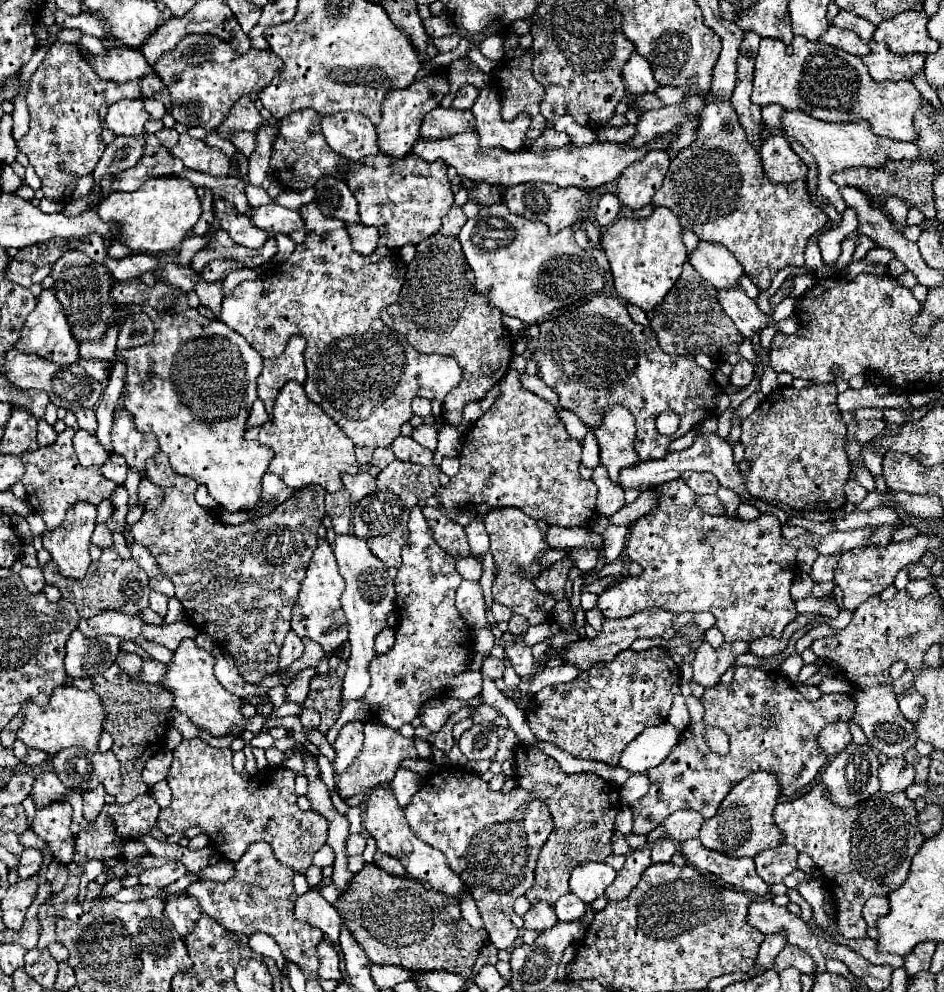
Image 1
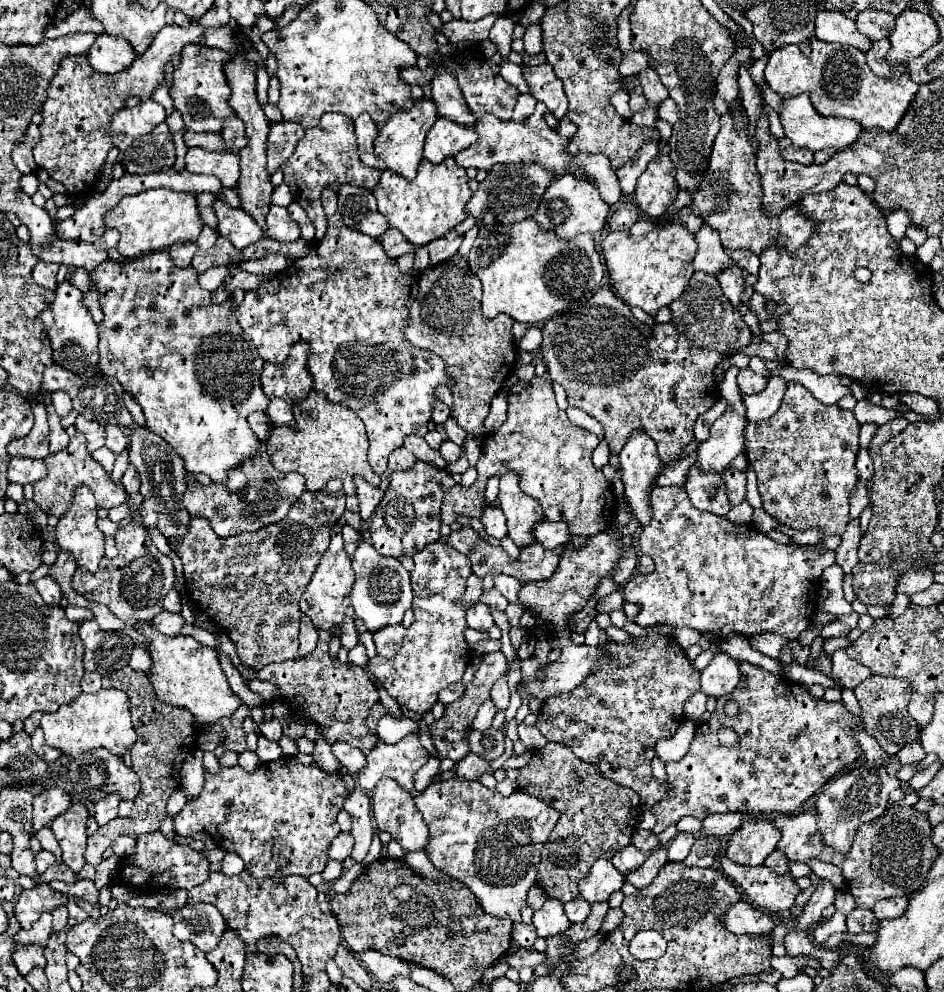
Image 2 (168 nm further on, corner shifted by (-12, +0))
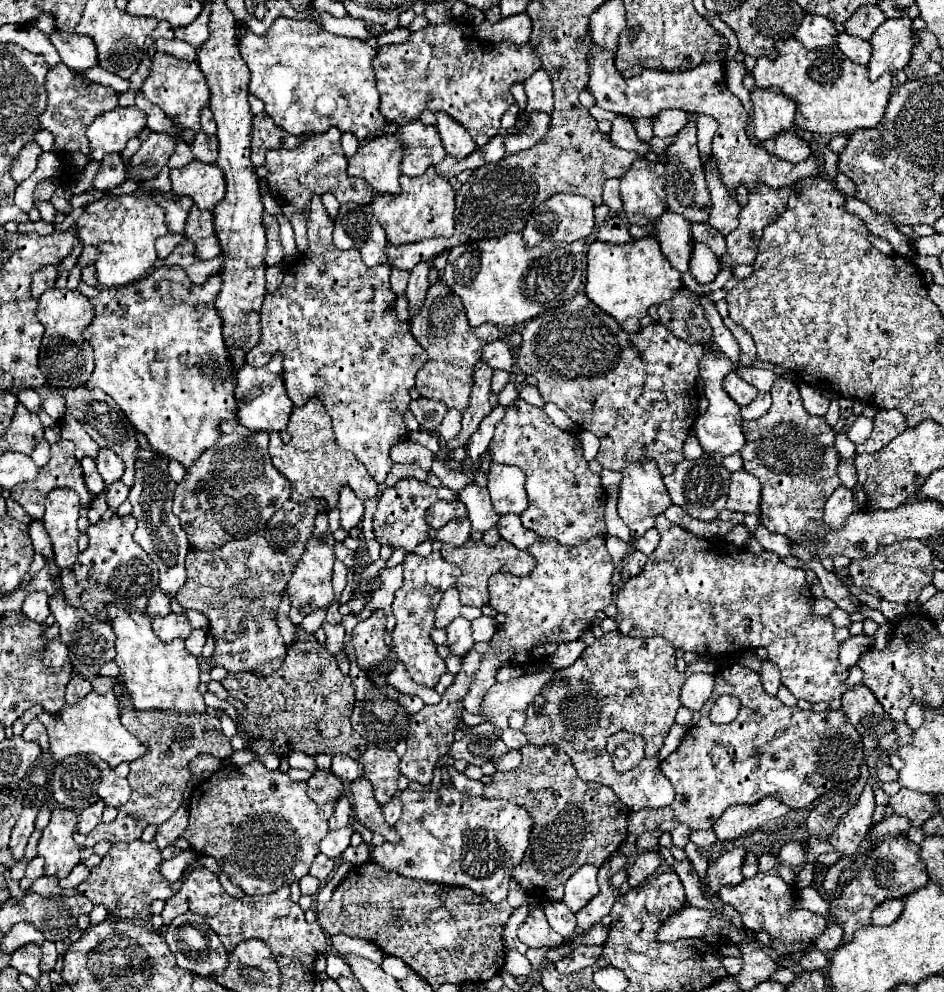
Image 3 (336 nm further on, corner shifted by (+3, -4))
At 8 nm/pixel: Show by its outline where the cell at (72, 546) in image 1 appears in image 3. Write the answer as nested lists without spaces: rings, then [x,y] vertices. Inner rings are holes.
[[[70,488],[52,490],[46,496],[46,514],[42,518],[48,536],[54,544],[54,562],[62,568],[72,568],[78,556],[78,536],[80,530],[76,526],[80,500],[76,492]]]

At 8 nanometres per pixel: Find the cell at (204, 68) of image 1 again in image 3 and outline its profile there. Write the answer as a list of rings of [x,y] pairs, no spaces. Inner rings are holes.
[[[156,52],[152,58],[152,66],[150,66],[150,74],[144,80],[140,92],[156,106],[160,106],[168,118],[172,118],[174,122],[178,122],[184,128],[196,128],[200,122],[200,110],[206,106],[206,102],[210,100],[210,90],[208,84],[202,76],[202,70],[198,68],[196,62],[186,62],[186,60],[178,60],[172,54],[164,54],[164,52]]]

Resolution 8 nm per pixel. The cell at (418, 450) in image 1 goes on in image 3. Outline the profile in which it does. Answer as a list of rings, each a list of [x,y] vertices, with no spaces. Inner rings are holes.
[[[404,440],[398,446],[394,446],[390,452],[390,458],[392,462],[400,462],[400,464],[418,464],[426,472],[430,472],[434,462],[434,454],[428,448],[410,440]]]

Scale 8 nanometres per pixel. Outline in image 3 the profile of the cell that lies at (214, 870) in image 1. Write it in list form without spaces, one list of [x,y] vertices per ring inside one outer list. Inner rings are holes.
[[[116,842],[102,858],[100,866],[92,868],[88,880],[76,886],[76,892],[86,896],[94,906],[102,904],[110,918],[130,918],[130,920],[150,920],[150,904],[154,900],[168,900],[174,896],[170,882],[158,872],[158,864],[162,862],[160,850],[156,842]]]

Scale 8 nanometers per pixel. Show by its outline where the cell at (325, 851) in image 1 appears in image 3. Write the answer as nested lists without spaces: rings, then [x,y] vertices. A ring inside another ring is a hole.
[[[352,826],[340,828],[336,832],[328,832],[322,842],[320,842],[320,852],[326,854],[328,858],[338,858],[348,846],[350,846],[350,836],[352,836]]]

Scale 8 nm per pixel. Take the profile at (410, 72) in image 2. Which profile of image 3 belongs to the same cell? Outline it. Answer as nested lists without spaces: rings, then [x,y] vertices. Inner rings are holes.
[[[450,20],[446,24],[426,26],[410,34],[402,44],[378,48],[372,66],[380,92],[378,108],[386,122],[412,122],[420,118],[424,108],[454,118],[468,130],[478,146],[488,144],[488,140],[498,134],[502,114],[514,104],[510,86],[534,74],[540,68],[540,56],[536,56],[530,42],[522,46],[508,40],[488,44],[474,34],[466,34],[464,28],[466,22]]]

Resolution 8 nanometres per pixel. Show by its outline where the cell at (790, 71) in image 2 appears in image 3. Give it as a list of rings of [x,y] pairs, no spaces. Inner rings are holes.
[[[787,38],[775,42],[775,48],[778,51],[778,56],[774,60],[760,56],[756,60],[754,70],[752,70],[752,76],[756,80],[756,86],[776,88],[784,96],[794,100],[794,104],[796,104],[796,126],[798,128],[804,128],[804,130],[814,132],[814,134],[838,136],[838,134],[852,134],[856,128],[874,128],[882,120],[886,104],[890,100],[890,92],[892,92],[892,76],[890,74],[884,74],[876,82],[872,82],[868,78],[868,68],[848,60],[838,50],[838,46],[808,50],[796,38]]]

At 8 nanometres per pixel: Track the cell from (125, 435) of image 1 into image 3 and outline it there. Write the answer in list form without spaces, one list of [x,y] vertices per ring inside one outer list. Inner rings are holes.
[[[138,450],[136,460],[136,482],[130,490],[130,504],[134,506],[132,516],[138,520],[138,528],[134,532],[134,540],[146,550],[146,554],[158,564],[160,568],[160,590],[172,600],[176,592],[184,586],[186,580],[186,554],[190,550],[186,532],[180,528],[176,516],[172,514],[172,494],[176,482],[168,474],[168,462],[160,458],[152,450]]]

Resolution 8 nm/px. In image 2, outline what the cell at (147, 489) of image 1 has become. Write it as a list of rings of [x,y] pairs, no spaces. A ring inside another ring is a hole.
[[[261,444],[259,456],[253,462],[231,470],[225,484],[197,484],[195,488],[187,490],[183,494],[183,506],[191,516],[207,518],[217,536],[235,536],[243,532],[255,532],[267,524],[283,520],[303,490],[305,478],[295,472],[283,474],[275,470],[265,452],[265,444]]]

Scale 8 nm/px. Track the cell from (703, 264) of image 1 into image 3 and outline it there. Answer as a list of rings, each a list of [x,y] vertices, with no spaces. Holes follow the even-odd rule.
[[[666,210],[652,226],[648,236],[654,236],[670,260],[670,264],[678,272],[688,272],[688,262],[692,256],[690,246],[690,222],[684,220],[680,214]]]

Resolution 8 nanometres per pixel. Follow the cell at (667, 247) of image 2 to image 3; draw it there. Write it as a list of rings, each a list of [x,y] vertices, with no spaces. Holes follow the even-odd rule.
[[[652,236],[632,240],[628,244],[608,244],[596,240],[588,248],[588,276],[584,294],[600,310],[616,318],[624,332],[638,332],[640,318],[646,316],[648,308],[670,300],[680,286],[680,272],[670,266],[668,258],[660,250],[658,240]]]

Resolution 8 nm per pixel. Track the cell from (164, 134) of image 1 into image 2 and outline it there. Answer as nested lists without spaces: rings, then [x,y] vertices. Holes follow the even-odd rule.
[[[191,130],[185,132],[185,146],[191,148],[191,146],[201,146],[201,148],[207,148],[207,150],[225,150],[225,142],[219,134],[195,134]]]

